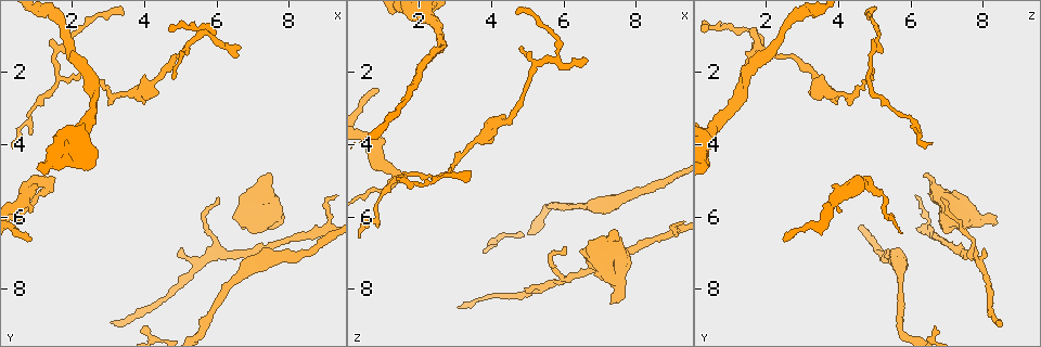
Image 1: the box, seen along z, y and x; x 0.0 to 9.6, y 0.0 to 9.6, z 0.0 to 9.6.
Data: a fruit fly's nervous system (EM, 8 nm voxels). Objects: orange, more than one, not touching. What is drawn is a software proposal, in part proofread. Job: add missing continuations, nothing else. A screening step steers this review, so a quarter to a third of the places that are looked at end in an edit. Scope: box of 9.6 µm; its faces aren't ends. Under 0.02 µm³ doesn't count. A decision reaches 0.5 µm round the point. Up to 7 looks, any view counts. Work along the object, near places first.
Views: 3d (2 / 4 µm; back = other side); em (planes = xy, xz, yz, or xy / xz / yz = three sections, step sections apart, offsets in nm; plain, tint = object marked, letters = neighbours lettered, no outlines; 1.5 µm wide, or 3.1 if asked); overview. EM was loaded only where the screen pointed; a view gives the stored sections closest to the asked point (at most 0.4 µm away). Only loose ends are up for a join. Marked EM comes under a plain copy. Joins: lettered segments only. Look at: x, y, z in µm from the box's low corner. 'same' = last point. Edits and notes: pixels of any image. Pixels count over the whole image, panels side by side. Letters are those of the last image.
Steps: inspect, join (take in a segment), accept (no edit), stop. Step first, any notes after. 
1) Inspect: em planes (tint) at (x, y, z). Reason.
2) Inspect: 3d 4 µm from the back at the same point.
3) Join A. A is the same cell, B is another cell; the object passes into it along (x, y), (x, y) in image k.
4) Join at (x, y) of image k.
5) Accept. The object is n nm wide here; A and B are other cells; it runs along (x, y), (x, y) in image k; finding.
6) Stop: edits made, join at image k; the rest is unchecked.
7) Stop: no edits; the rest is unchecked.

Inspect: 3d 2 µm from the back at (7.35, 6.10, 8.40). Branch stops here.

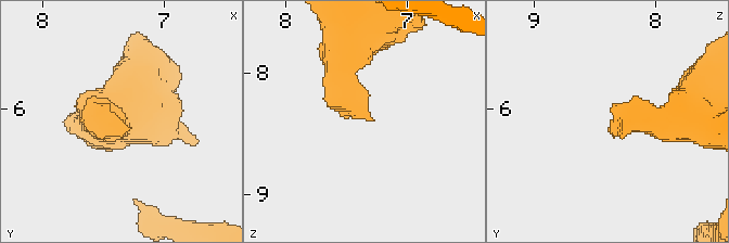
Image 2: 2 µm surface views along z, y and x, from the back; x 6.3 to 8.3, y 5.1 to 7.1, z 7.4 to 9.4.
Inspect: em xz step 4 (letters) at (7.28, 6.18, 8.38). Shape alone is not enough.

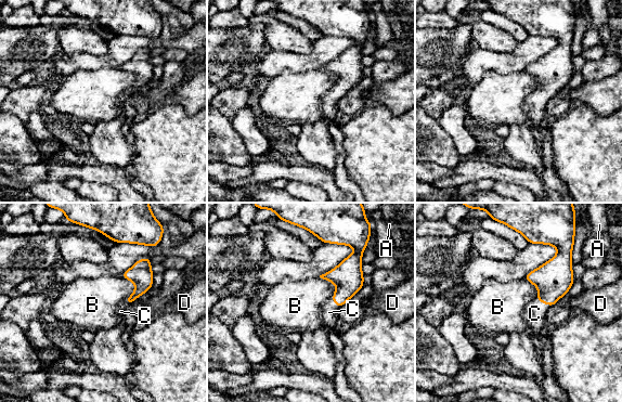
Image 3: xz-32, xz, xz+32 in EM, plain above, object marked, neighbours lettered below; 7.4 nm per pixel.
Inspect: em planes (letters) at the same point. Cut it another way.

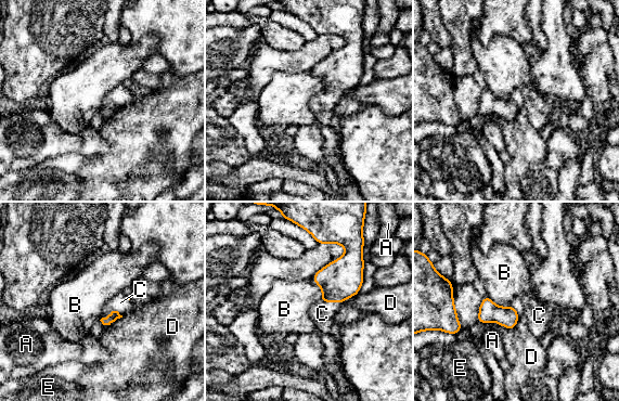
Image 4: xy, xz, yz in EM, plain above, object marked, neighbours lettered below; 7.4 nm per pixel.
Join C. C is the same cell, A, B, D and E are other cells; the object passes into it along (114, 315), (112, 311), (120, 302) in image 4; it goes on there.

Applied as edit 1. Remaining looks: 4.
Inspect: em xz step 8 (tint) at (6.50, 1.50, 1.70). Branch stops here.

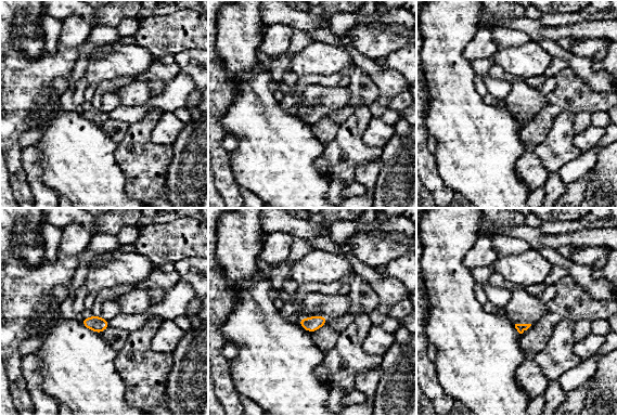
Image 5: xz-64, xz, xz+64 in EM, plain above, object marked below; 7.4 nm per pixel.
Inspect: em planes (letters) at the same point.

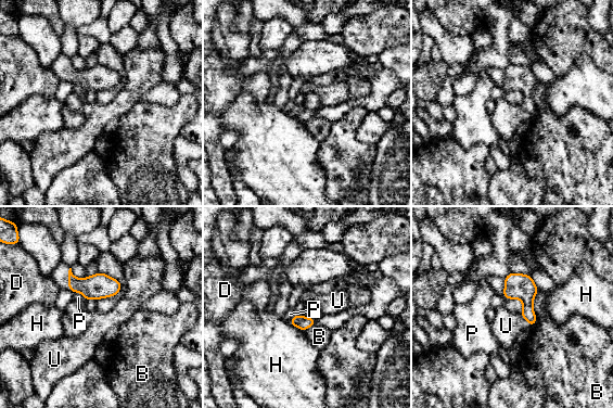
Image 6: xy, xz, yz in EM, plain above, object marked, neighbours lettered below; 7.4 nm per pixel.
Join U. The longest contact is with B, 280 nm; U is the same cell, B, D, H and P are other cells; the neuron continues.

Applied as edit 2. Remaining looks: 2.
Stop: edits made, join at image 4, join at image 6; the rest is unchecked.

